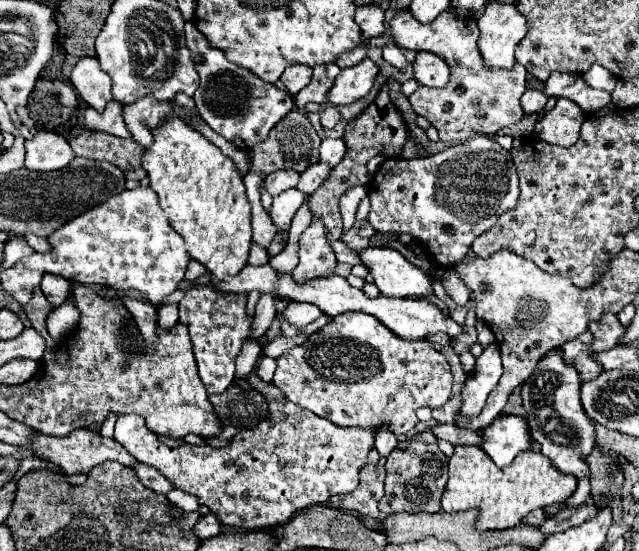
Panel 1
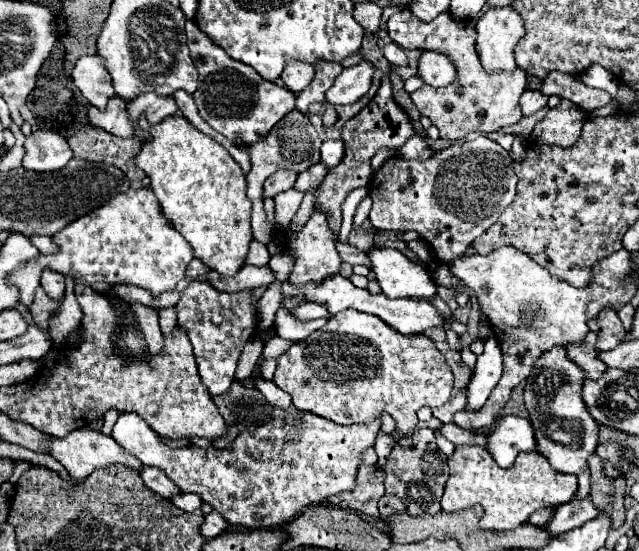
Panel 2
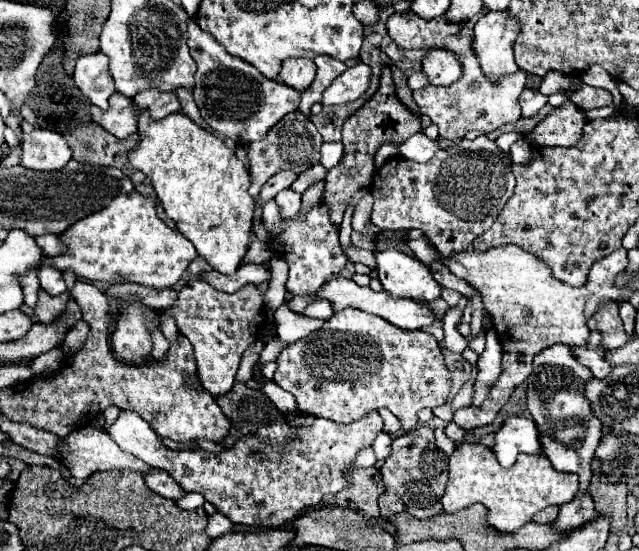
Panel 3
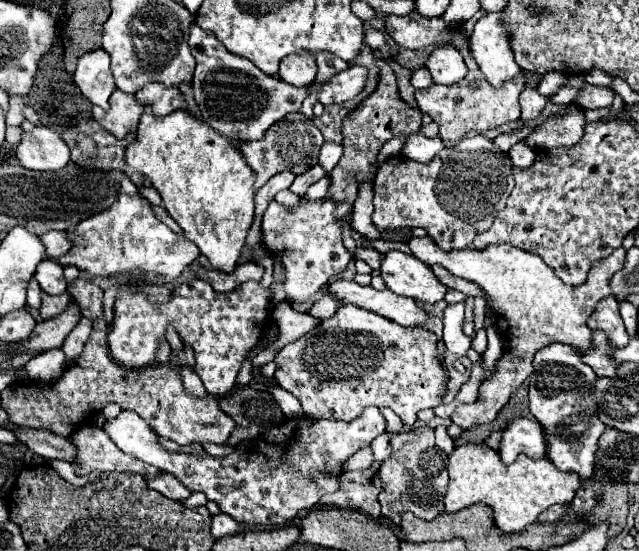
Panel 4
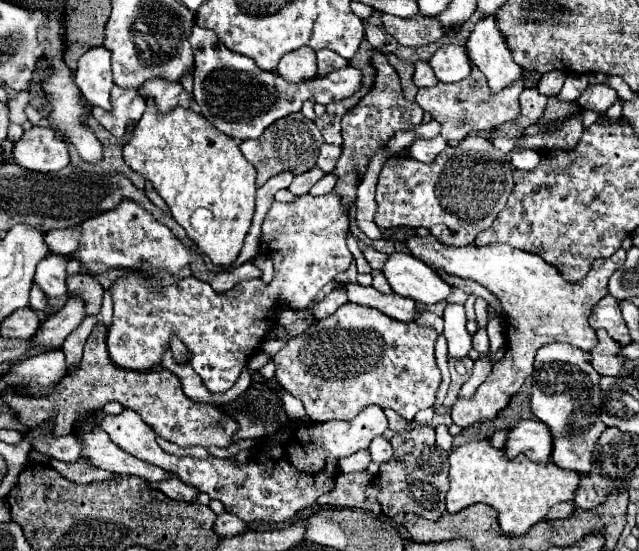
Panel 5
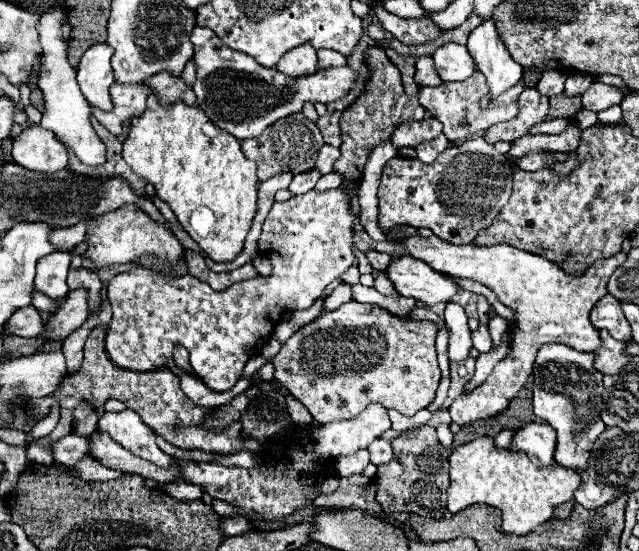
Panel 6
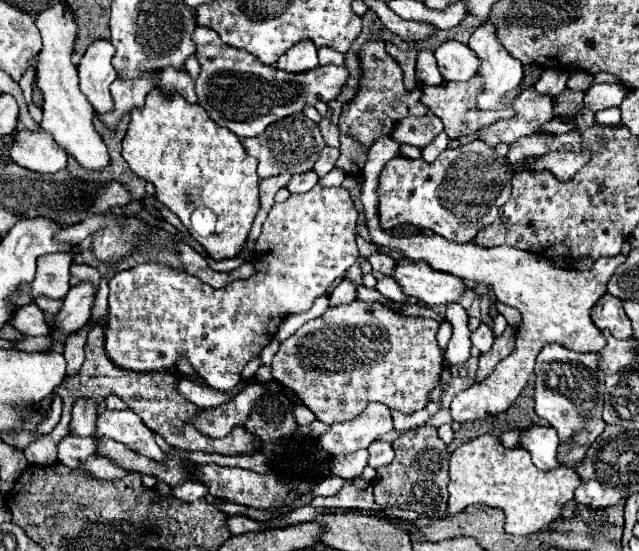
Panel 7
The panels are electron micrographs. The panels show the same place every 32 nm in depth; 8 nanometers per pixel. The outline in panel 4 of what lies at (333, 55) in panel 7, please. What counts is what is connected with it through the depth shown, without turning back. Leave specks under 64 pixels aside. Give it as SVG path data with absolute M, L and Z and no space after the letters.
M318 52L316 54L316 66L318 66L318 74L316 74L316 80L314 80L316 86L322 86L332 76L336 76L338 72L348 68L348 64L344 60L340 60L338 56L332 56L330 52Z

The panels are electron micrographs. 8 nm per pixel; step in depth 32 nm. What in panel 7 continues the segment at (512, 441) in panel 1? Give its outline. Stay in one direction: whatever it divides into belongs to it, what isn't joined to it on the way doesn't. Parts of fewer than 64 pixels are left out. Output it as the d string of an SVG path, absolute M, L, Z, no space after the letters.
M552 426L524 428L518 446L530 452L534 466L538 466L540 470L552 470L552 468L560 466L560 462L556 458L558 436L556 436L556 430Z

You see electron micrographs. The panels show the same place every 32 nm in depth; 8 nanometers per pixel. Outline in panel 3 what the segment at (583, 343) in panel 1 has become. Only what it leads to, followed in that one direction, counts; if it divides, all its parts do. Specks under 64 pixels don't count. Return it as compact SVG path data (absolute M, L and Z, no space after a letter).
M590 332L588 344L584 348L572 346L572 354L580 364L584 364L594 378L604 378L610 374L612 366L604 360L604 348L600 346L600 332Z

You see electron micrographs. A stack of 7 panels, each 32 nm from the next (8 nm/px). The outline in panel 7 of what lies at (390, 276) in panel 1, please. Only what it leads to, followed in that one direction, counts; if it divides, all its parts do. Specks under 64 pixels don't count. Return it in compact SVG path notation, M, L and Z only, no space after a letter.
M408 258L396 262L392 278L406 296L418 298L426 306L458 302L458 298L466 290L458 276L436 272L428 264Z

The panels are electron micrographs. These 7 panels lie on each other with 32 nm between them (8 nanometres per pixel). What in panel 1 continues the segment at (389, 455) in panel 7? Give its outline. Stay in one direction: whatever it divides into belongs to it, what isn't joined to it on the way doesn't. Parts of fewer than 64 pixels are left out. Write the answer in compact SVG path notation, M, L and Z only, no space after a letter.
M378 430L376 432L374 448L380 452L382 458L386 458L396 448L396 444L398 444L398 440L396 440L396 436L392 432L386 432L386 430Z

